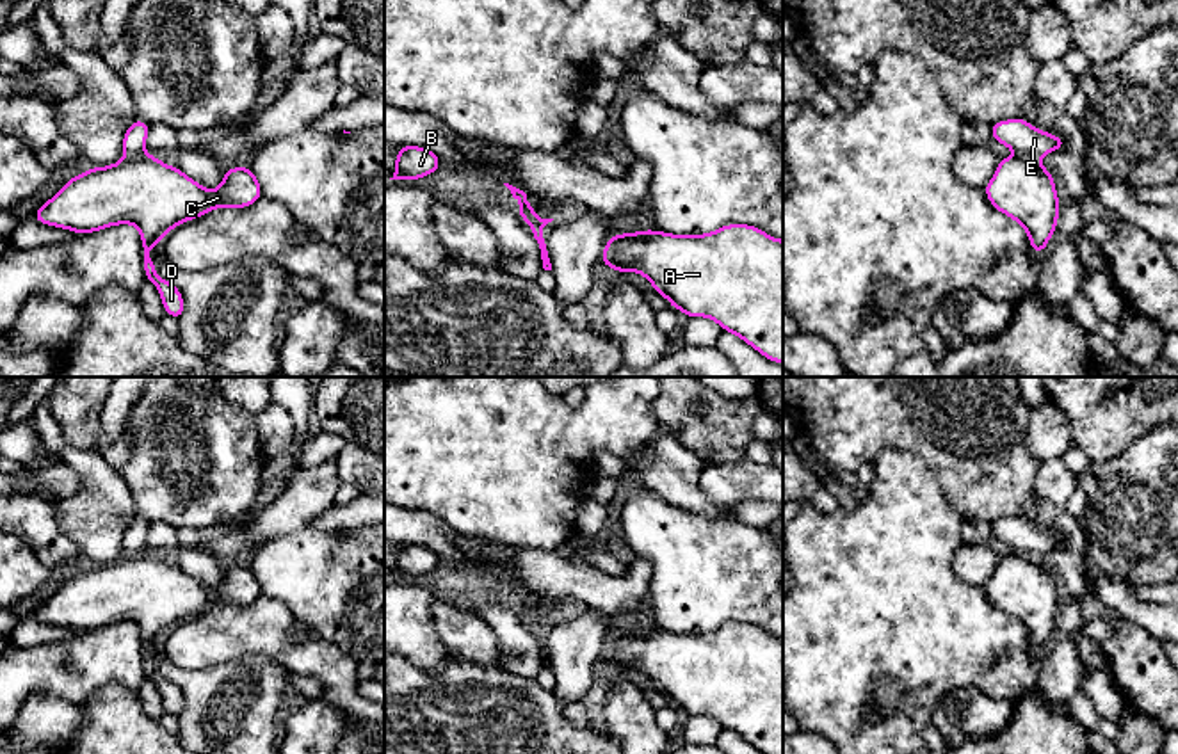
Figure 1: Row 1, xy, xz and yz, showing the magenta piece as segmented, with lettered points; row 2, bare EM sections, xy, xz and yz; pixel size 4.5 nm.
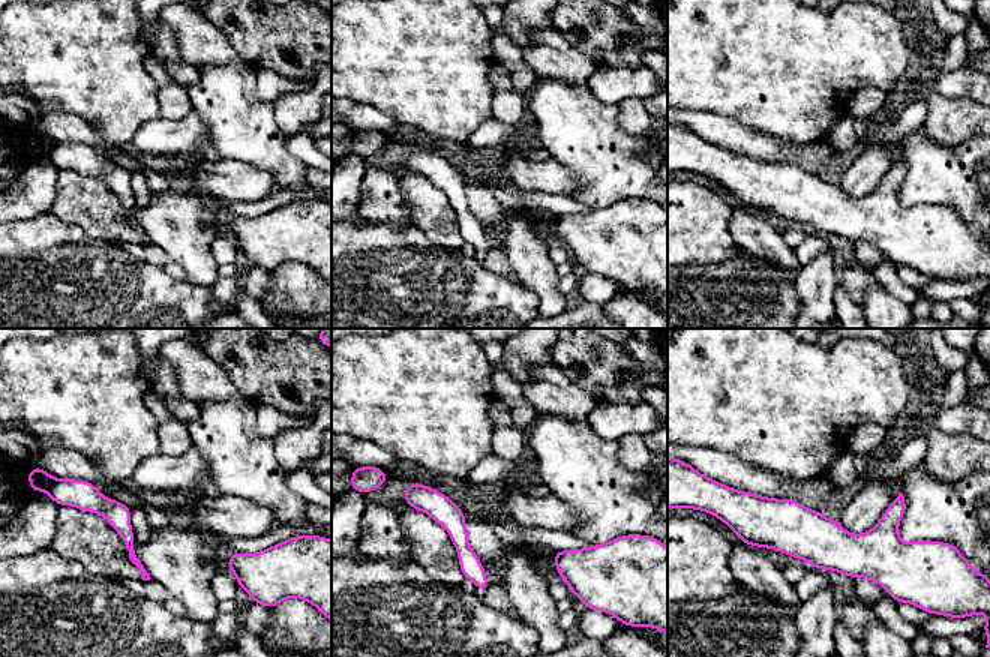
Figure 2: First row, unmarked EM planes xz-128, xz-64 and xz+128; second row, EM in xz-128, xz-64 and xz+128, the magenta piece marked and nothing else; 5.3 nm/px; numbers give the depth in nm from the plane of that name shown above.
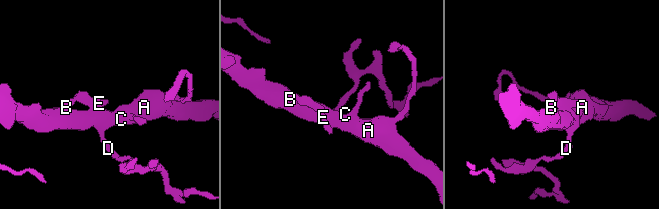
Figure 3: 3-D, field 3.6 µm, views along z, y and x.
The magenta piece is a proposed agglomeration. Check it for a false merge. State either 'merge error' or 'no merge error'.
merge error

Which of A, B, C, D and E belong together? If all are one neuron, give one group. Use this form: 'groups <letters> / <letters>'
groups A B C D / E

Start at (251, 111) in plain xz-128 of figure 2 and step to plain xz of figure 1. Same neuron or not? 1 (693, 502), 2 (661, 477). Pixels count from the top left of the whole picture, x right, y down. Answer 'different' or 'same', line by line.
1: different
2: different

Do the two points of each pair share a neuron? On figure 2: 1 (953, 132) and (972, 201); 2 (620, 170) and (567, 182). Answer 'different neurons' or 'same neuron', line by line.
1: different neurons
2: different neurons

